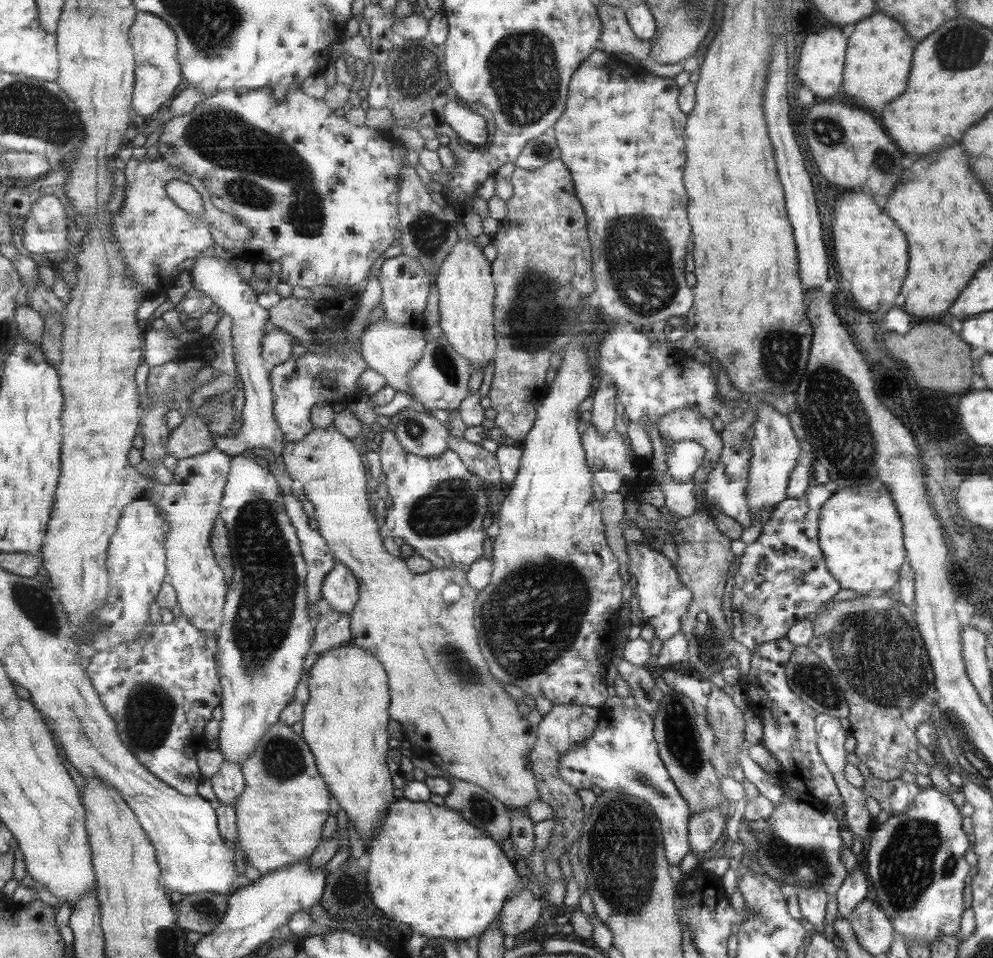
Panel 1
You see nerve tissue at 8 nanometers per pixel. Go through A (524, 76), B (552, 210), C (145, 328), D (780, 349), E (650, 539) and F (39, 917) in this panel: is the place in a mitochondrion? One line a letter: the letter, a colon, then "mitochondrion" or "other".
A: mitochondrion
B: other
C: other
D: mitochondrion
E: other
F: other

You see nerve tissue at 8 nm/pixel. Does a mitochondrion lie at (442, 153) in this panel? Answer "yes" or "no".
no

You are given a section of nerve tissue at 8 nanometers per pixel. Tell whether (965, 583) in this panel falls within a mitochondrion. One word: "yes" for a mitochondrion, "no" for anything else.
no

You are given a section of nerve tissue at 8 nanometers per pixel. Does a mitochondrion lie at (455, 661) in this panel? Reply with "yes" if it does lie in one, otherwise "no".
yes

